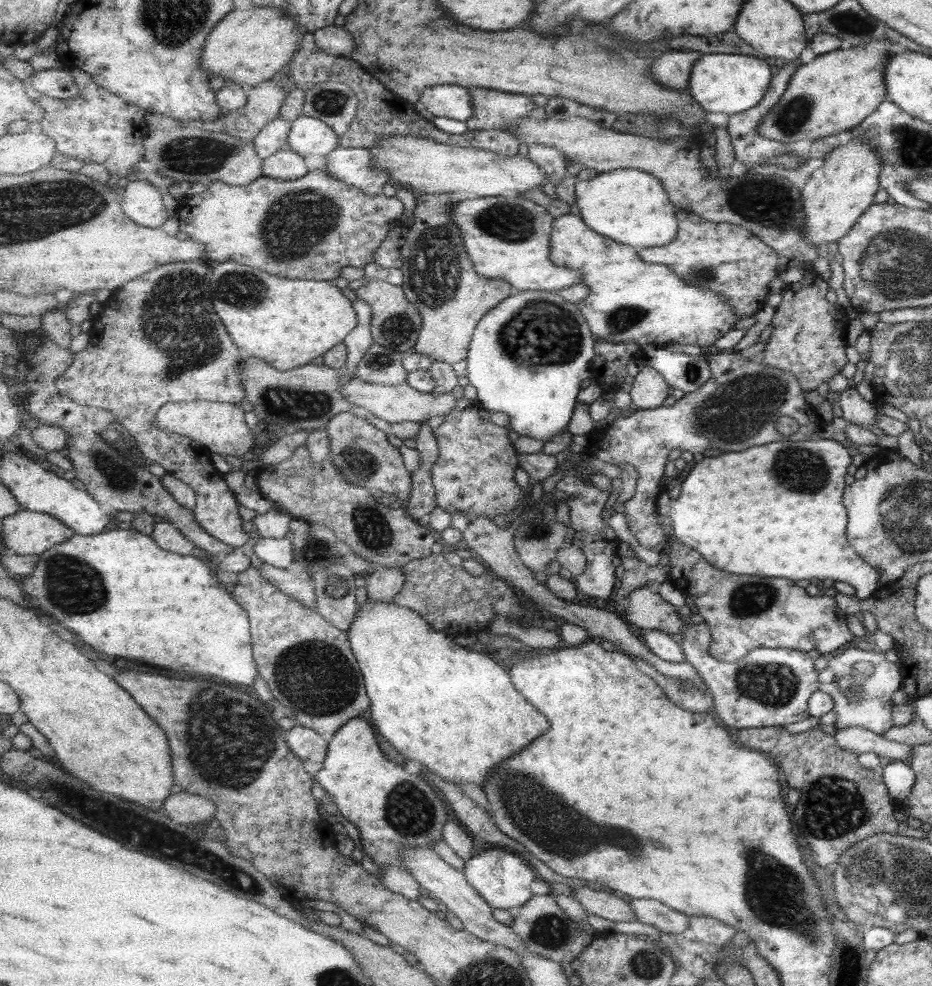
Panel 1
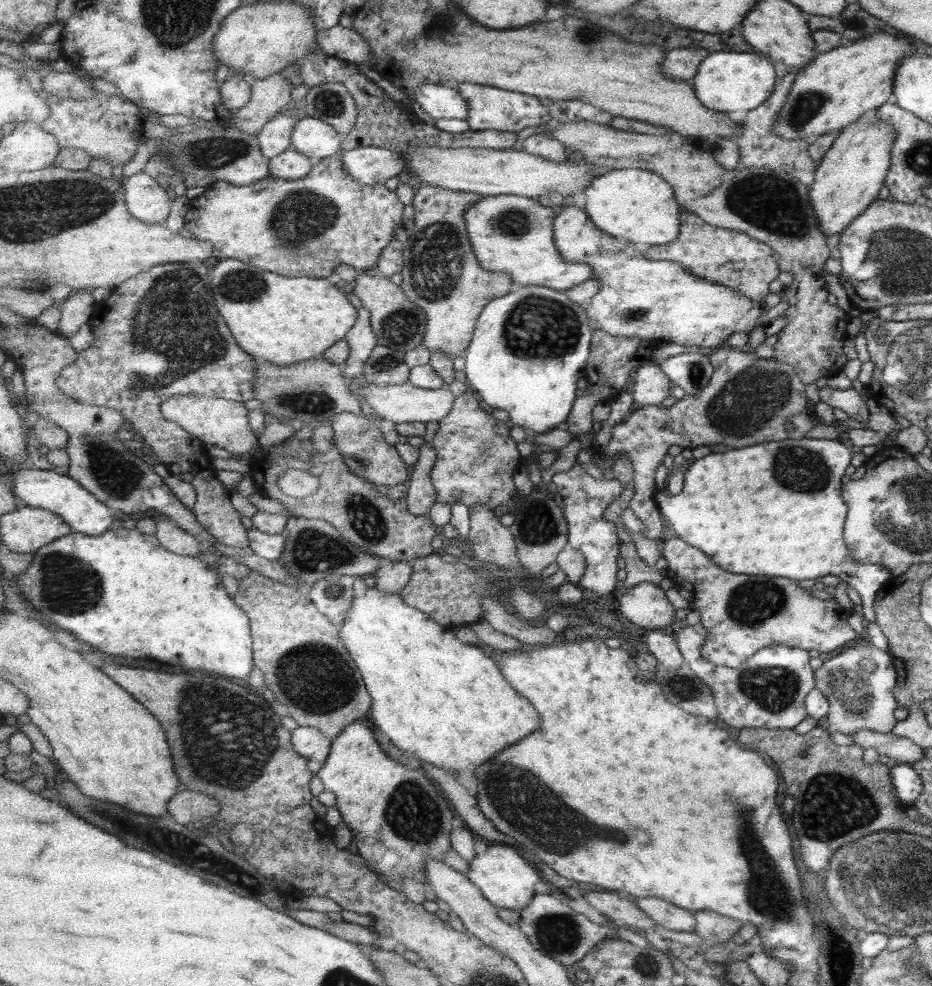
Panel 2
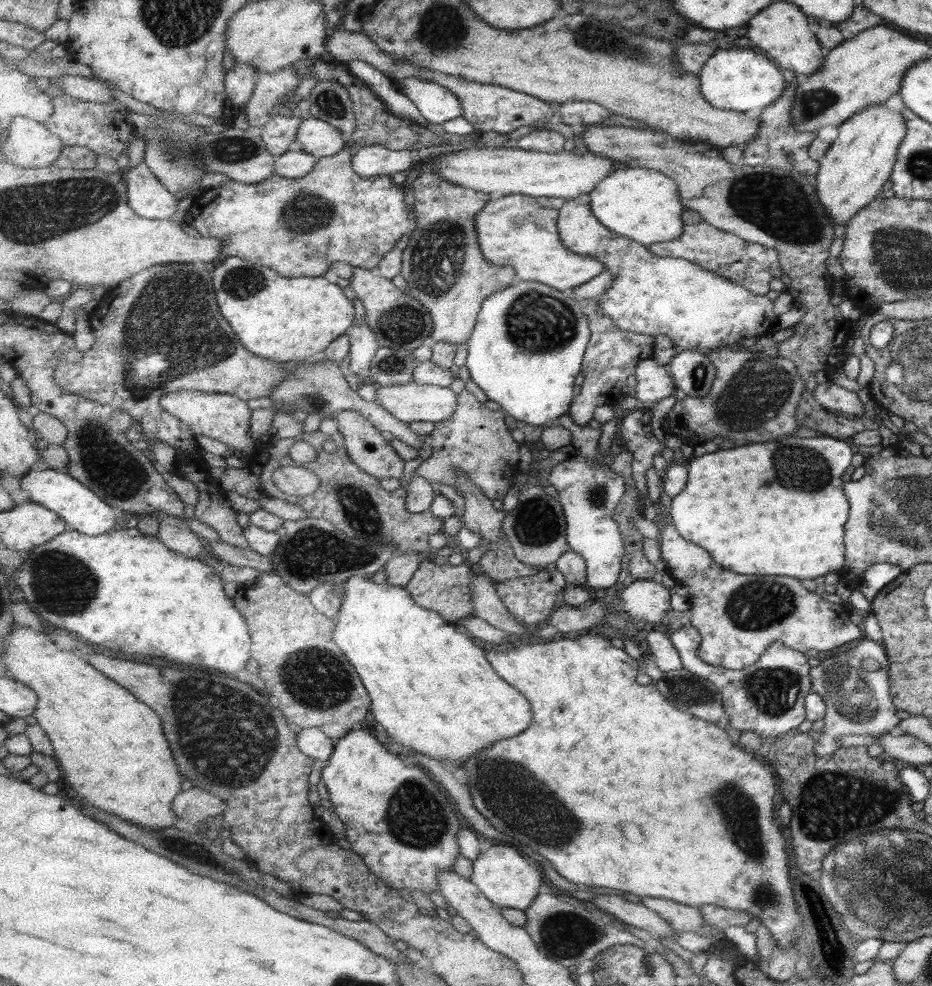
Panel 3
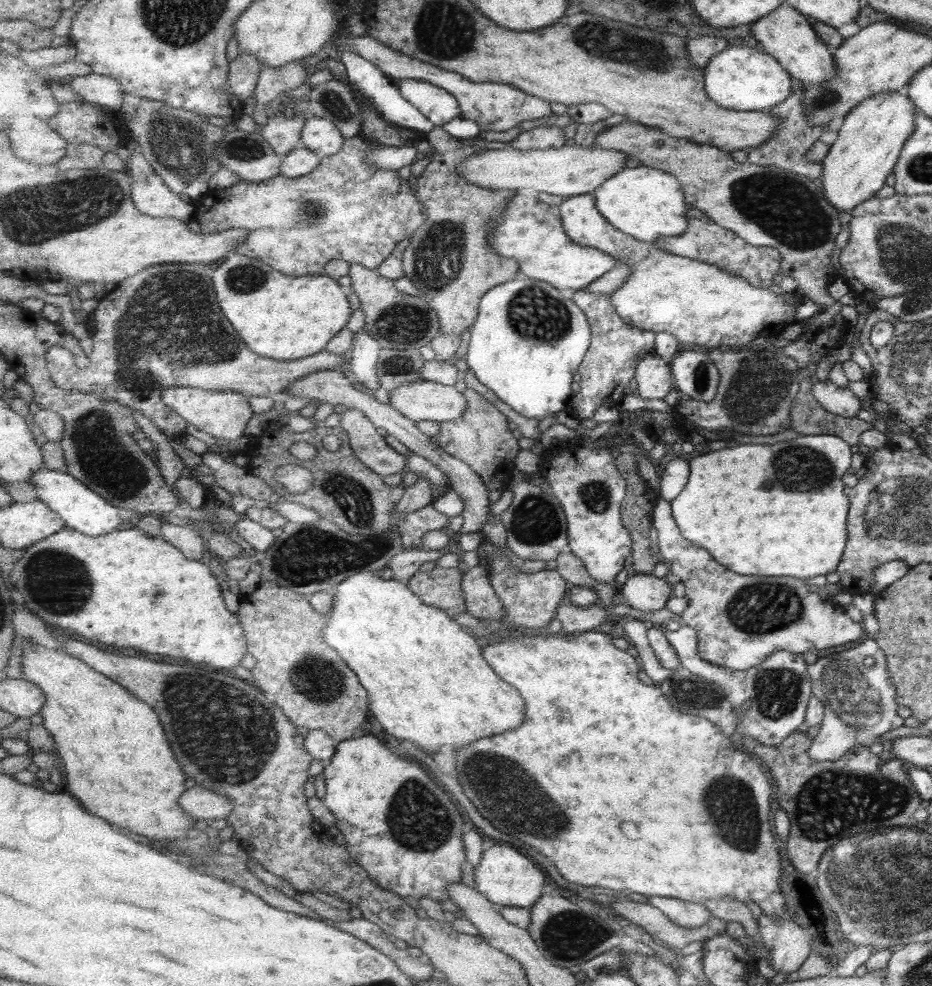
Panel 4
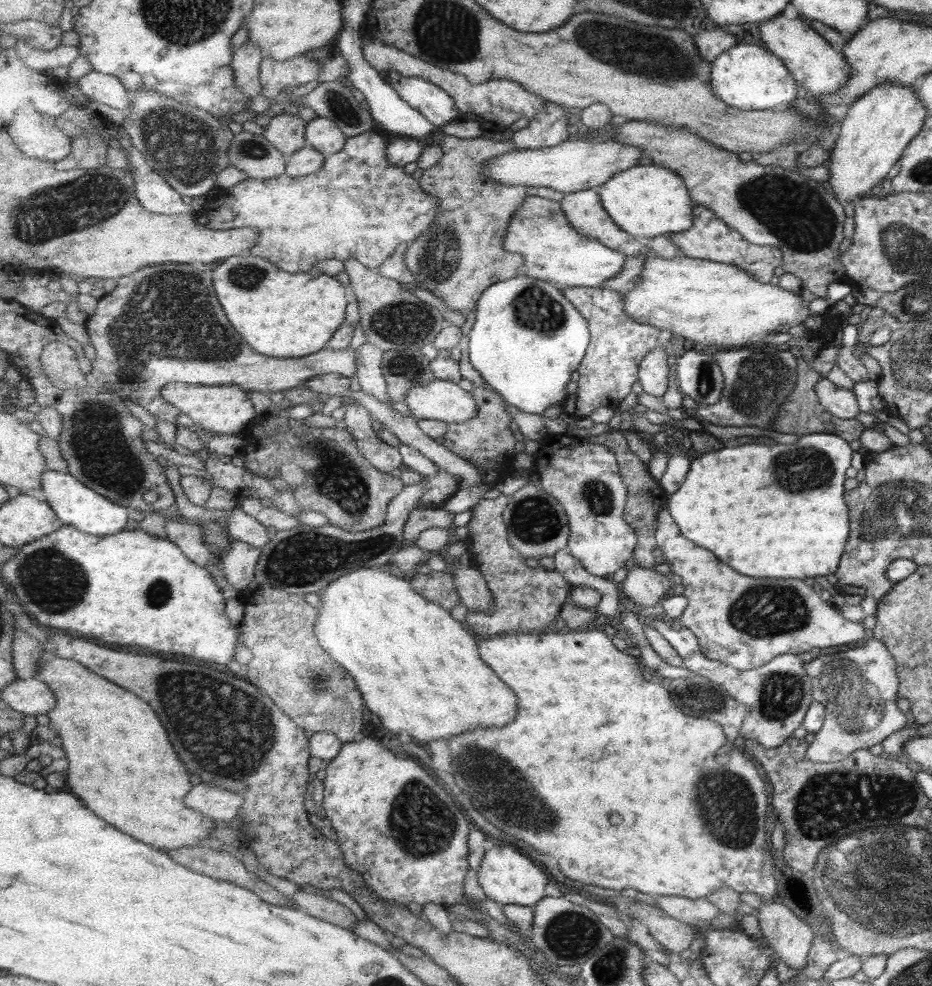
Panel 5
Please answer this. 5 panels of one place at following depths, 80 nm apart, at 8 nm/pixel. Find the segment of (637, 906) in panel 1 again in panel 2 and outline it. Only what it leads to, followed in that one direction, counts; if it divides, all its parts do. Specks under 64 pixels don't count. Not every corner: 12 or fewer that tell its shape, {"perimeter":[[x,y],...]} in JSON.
{"perimeter":[[657,897],[635,903],[665,929],[695,932],[692,910]]}

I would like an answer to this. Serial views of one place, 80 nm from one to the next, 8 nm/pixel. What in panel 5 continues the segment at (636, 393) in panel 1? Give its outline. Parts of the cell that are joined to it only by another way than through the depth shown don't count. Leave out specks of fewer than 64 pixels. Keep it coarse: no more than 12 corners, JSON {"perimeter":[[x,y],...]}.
{"perimeter":[[658,345],[640,365],[643,390],[662,397],[669,388],[669,353]]}

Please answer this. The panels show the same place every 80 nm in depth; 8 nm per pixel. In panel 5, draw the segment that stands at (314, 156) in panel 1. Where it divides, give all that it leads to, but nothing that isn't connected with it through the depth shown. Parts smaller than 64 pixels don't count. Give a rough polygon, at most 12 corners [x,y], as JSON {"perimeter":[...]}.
{"perimeter":[[330,118],[307,122],[308,146],[332,155],[348,136]]}

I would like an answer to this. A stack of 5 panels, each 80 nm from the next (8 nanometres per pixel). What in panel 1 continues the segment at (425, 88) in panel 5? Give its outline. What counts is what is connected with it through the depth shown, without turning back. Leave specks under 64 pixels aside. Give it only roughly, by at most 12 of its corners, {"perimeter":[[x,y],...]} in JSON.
{"perimeter":[[459,85],[429,86],[420,102],[435,117],[468,122],[472,92]]}

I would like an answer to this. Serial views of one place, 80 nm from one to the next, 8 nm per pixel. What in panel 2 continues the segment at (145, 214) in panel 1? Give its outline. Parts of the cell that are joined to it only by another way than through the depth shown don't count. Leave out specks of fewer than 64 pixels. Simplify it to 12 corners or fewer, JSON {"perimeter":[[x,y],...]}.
{"perimeter":[[149,174],[126,179],[133,216],[164,224],[171,214],[167,189]]}

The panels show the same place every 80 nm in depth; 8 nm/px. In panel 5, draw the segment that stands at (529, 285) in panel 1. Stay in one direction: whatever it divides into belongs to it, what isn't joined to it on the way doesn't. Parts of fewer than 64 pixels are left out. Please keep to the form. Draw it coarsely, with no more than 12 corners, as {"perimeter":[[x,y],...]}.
{"perimeter":[[529,195],[504,246],[528,277],[602,287],[627,255],[571,226],[561,201]]}

